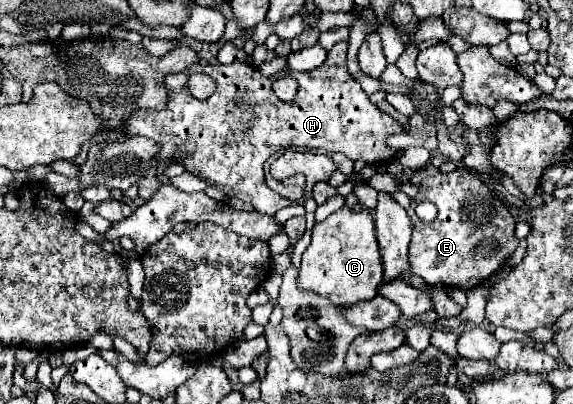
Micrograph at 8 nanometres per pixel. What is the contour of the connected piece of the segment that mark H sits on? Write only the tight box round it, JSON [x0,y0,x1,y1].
[126,42,402,214]

